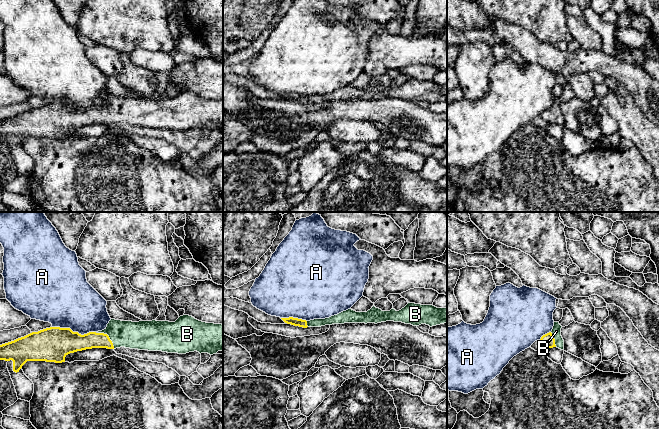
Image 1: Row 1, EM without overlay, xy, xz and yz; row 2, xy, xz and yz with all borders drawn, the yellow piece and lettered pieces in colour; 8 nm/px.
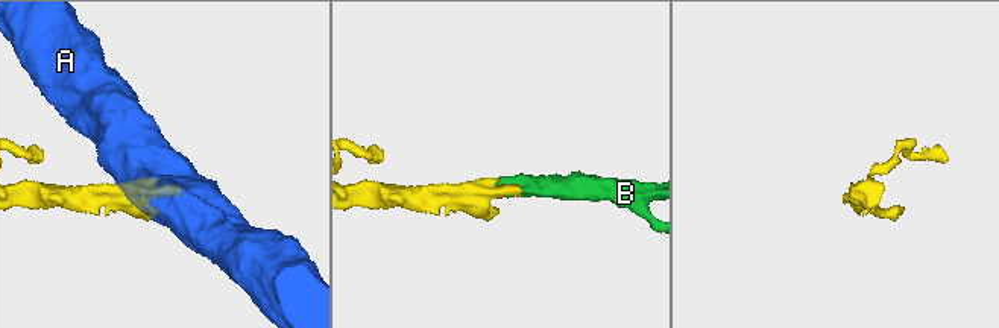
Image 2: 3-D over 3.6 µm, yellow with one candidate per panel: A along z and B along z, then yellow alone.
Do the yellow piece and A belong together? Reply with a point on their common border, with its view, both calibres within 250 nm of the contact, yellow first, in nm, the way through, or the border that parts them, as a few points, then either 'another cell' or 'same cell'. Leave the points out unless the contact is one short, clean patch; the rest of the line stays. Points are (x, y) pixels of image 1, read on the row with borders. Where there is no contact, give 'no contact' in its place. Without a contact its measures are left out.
xy (74, 332) | 280/420 nm | another cell

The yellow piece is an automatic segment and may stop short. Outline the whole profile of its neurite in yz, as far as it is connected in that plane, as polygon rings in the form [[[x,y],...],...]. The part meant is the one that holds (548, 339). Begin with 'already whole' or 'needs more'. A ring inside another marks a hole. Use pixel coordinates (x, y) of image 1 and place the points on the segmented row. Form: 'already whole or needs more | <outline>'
needs more | [[[554,322],[552,331],[543,335],[540,340],[548,348],[557,347],[561,350],[564,350],[564,340],[561,336],[561,328],[562,326],[559,324],[559,322]]]

